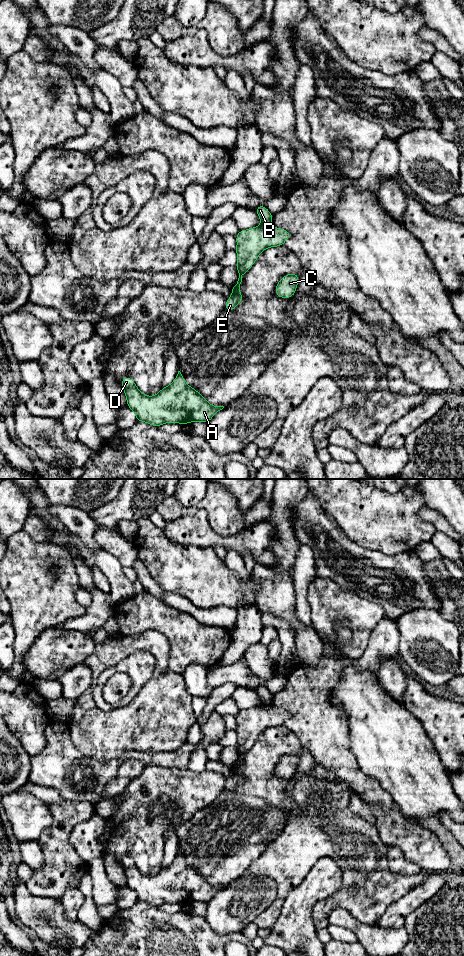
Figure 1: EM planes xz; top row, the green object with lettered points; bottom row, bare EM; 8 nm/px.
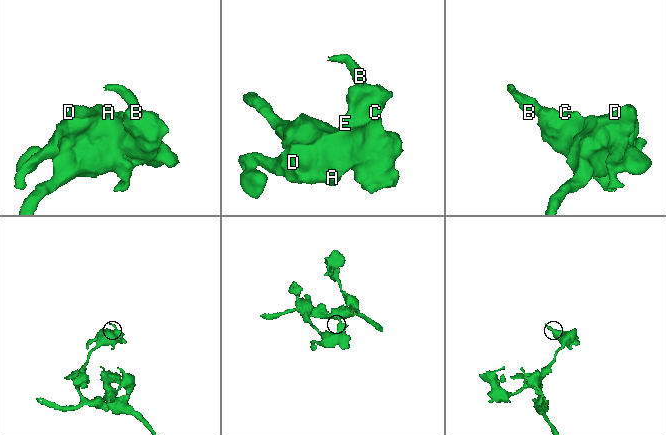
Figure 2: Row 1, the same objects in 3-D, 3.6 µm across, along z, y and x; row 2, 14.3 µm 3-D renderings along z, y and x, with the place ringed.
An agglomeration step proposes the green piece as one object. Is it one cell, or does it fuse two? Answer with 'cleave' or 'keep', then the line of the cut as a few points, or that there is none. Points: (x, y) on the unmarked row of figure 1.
cleave | xz (270, 704), (260, 706)

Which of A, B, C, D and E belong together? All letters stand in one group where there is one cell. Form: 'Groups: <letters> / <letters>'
Groups: A C D E / B

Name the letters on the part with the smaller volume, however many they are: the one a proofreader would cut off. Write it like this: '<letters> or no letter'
B

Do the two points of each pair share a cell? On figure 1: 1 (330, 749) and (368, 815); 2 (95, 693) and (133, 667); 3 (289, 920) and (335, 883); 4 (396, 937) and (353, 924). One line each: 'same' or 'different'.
1: different
2: same
3: same
4: same

